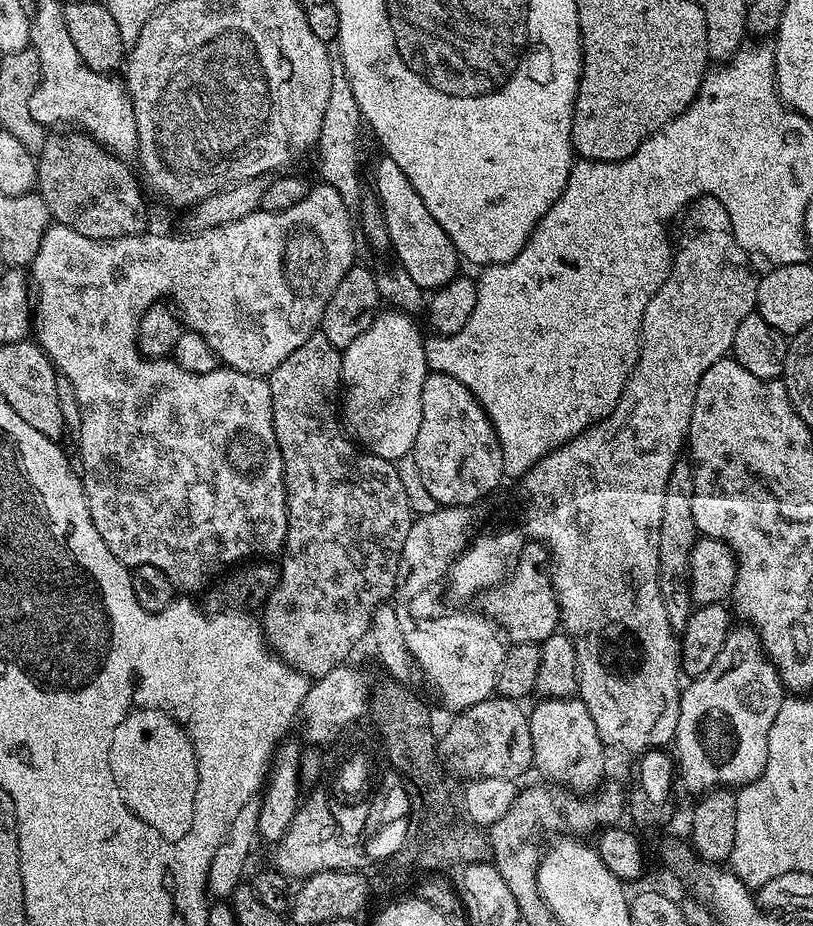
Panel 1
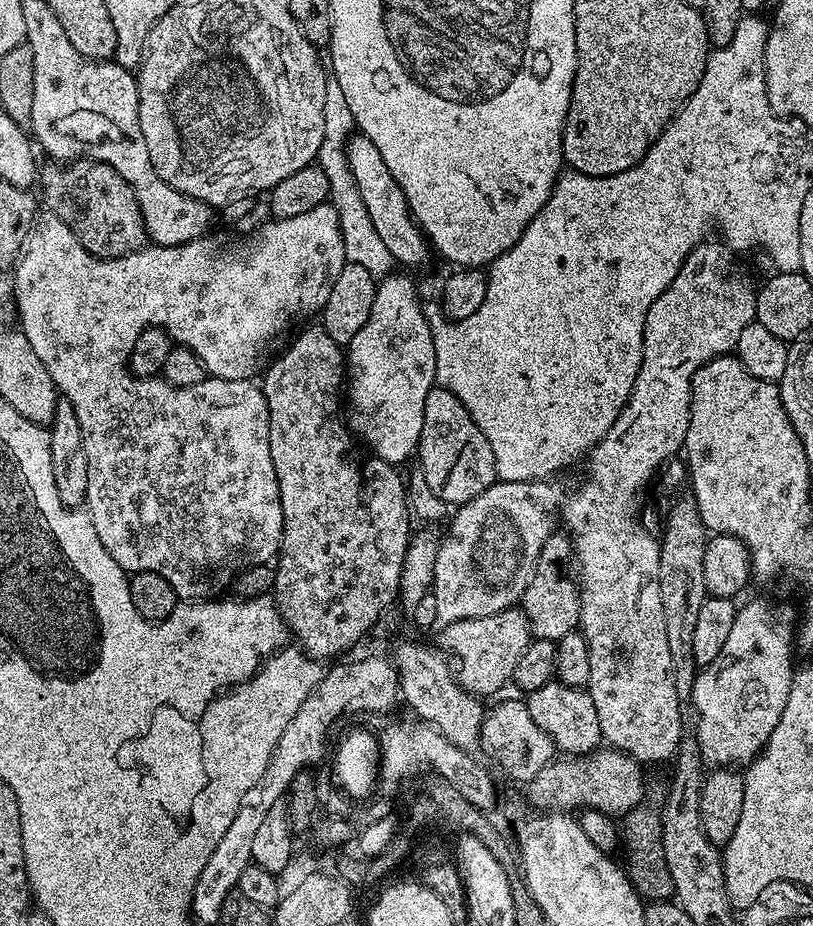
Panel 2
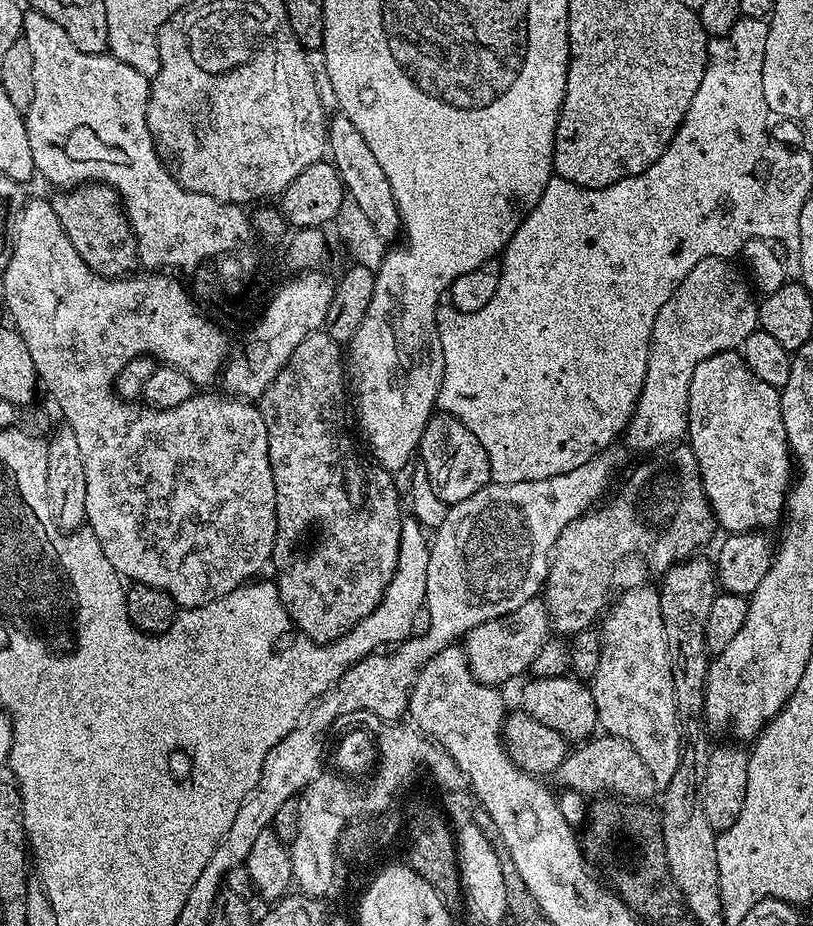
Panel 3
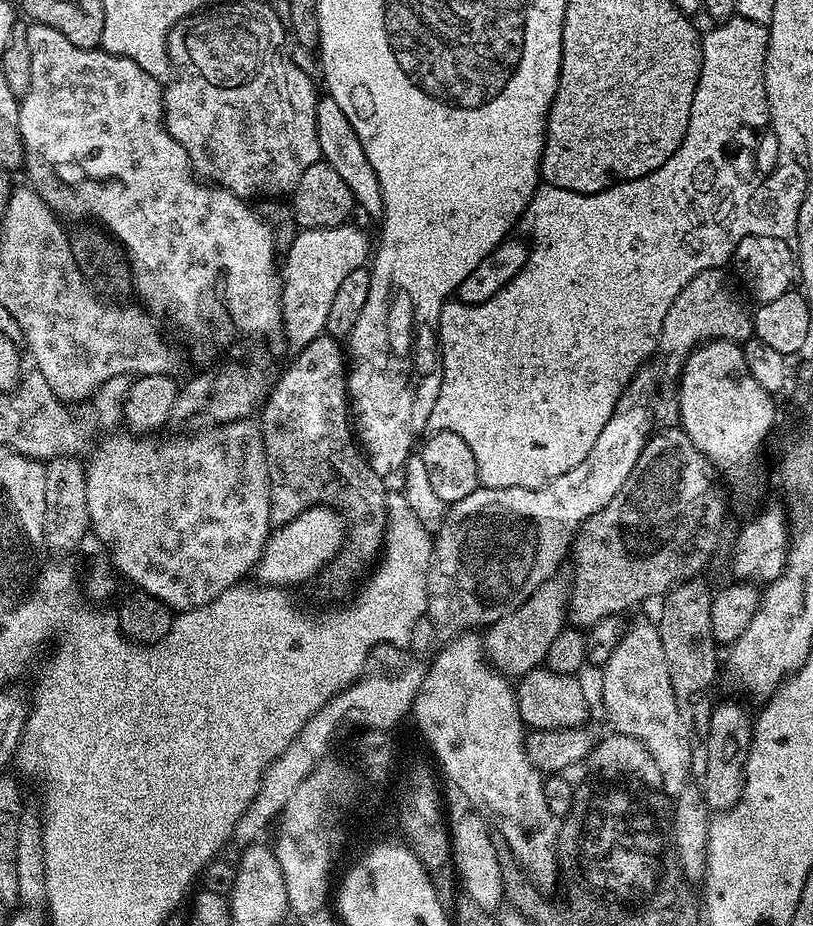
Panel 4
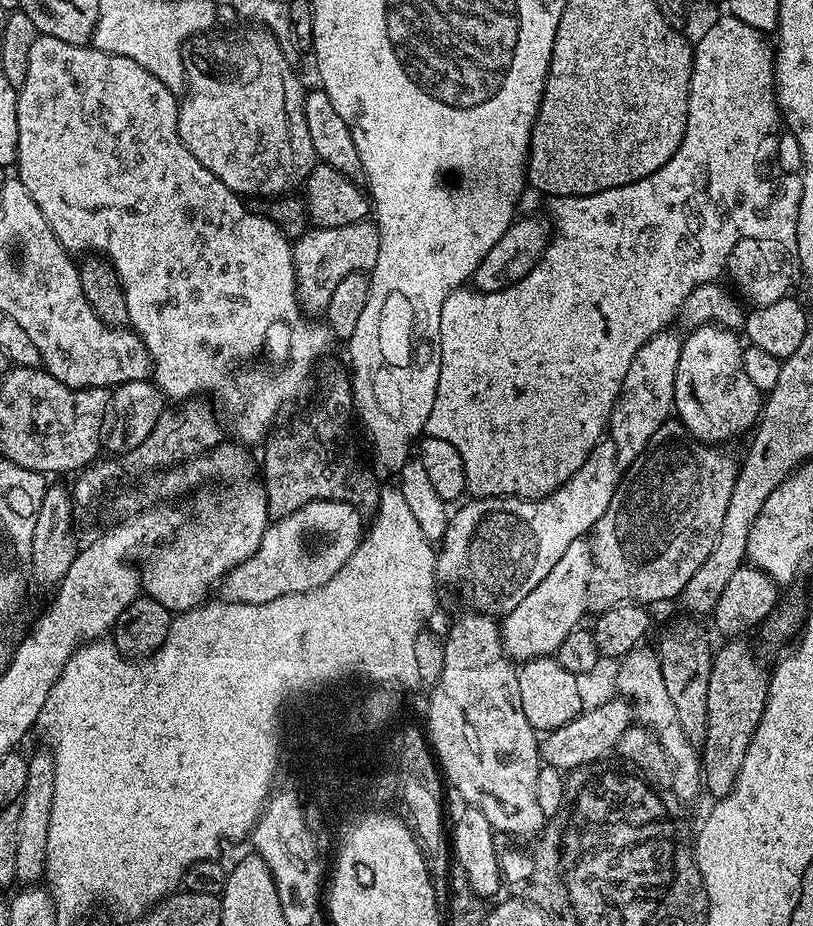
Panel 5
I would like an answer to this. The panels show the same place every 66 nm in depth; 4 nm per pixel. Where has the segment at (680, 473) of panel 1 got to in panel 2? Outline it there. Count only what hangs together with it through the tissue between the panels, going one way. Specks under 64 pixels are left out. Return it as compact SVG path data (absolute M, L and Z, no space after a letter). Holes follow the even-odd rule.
M691 494L680 496L668 512L668 529L660 541L660 565L658 578L662 590L662 610L666 618L666 642L670 646L670 662L674 674L674 686L682 702L691 701L692 687L696 681L698 666L694 662L694 626L698 623L698 610L702 610L704 601L709 599L706 586L706 570L703 569L704 547L707 546L710 533L698 514L696 500Z

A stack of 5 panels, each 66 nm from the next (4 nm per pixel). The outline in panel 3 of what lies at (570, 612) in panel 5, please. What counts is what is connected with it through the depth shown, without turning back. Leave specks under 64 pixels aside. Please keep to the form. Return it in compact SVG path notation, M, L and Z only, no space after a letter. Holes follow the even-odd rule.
M543 599L522 602L518 610L505 616L494 618L490 622L482 622L482 626L474 626L467 636L463 637L462 647L468 655L468 665L476 680L483 684L504 686L507 680L527 673L534 662L534 654L542 650L542 646L550 638L548 608Z

